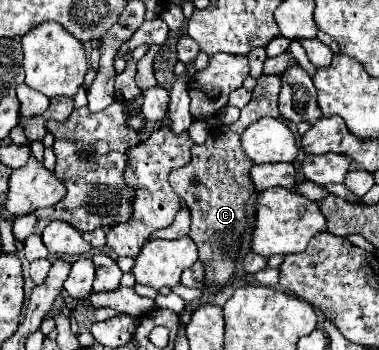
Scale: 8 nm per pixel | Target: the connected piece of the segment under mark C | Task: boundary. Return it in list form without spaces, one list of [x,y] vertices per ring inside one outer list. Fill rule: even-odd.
[[[262,74],[254,88],[252,102],[242,110],[240,120],[230,126],[214,128],[202,146],[192,148],[190,164],[170,174],[170,186],[192,212],[190,238],[198,246],[198,256],[206,268],[208,286],[210,284],[218,286],[234,274],[240,238],[246,228],[246,202],[252,202],[252,198],[256,196],[254,186],[250,182],[252,162],[248,162],[248,158],[240,148],[240,136],[244,128],[248,128],[258,118],[280,116],[278,112],[280,84],[282,84],[282,74],[276,74],[276,76]]]

